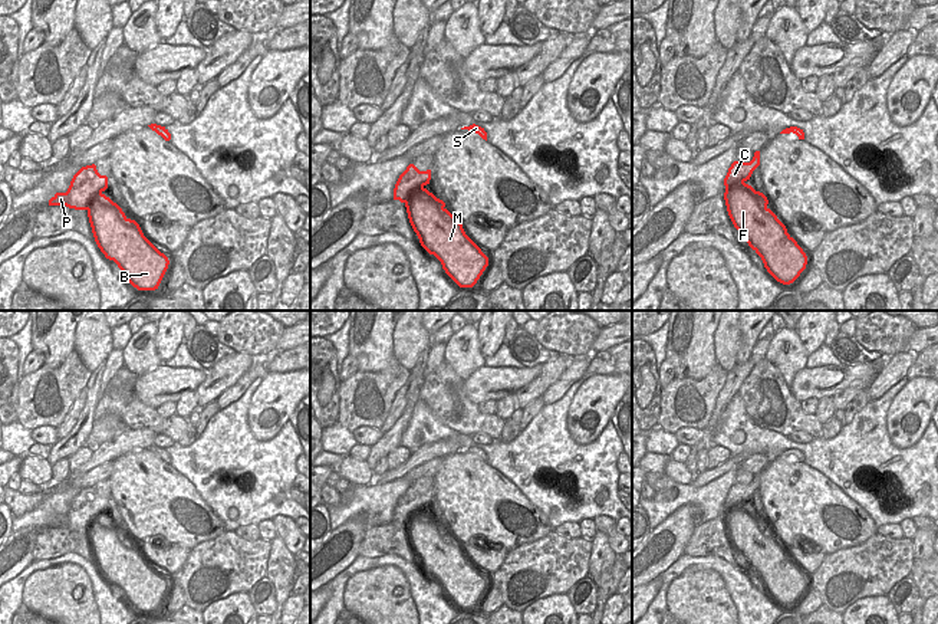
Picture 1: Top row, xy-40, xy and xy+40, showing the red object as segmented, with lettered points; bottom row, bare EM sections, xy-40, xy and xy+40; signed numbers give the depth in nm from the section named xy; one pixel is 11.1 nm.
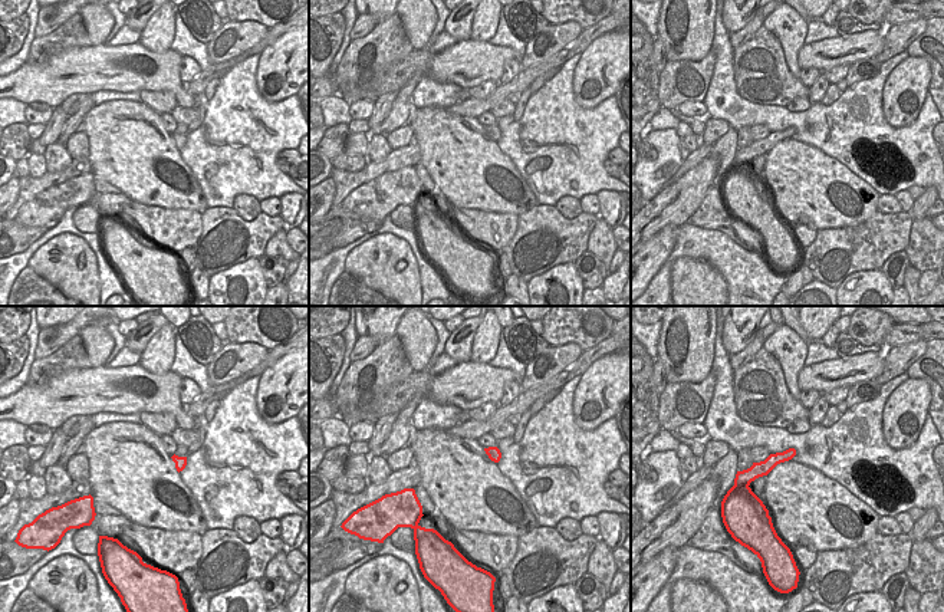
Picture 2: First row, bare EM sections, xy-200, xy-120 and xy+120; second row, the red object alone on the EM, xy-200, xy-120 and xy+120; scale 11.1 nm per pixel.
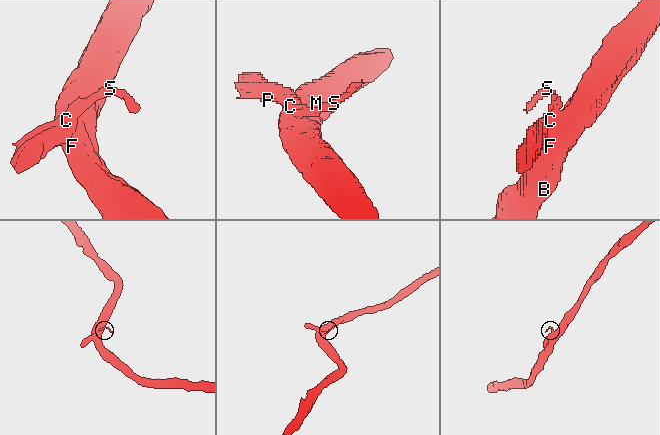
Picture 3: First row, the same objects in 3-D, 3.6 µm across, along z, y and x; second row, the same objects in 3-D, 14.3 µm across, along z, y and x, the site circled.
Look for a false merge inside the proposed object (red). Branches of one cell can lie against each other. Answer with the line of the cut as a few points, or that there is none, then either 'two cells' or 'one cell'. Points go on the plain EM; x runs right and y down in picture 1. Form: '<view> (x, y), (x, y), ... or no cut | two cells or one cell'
xy (423, 508), (414, 509), (404, 524) | two cells

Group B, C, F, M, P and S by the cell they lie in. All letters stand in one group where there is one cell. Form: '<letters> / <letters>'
B F M / C P S

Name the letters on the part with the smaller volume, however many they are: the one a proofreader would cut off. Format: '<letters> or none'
C, P, S

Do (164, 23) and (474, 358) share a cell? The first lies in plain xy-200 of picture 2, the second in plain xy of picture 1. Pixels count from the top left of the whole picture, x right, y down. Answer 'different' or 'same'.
different

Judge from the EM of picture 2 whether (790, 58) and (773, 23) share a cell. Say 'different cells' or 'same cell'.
same cell

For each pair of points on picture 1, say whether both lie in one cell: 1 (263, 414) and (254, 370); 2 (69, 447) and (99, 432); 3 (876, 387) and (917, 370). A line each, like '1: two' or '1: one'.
1: two
2: two
3: two

